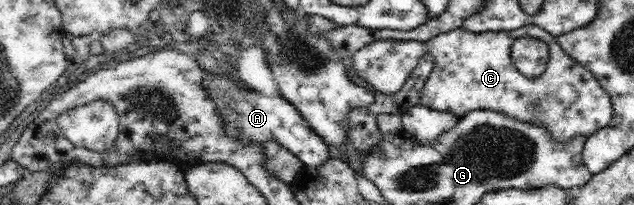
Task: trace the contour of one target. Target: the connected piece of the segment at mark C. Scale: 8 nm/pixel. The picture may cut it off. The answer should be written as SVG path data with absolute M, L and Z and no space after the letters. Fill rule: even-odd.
M526 24L514 31L487 31L474 33L460 27L455 27L427 41L428 49L434 56L435 64L420 91L420 104L438 111L450 111L464 117L469 111L489 109L499 111L518 120L530 123L542 123L552 138L559 142L567 142L577 135L592 135L599 129L606 127L613 118L613 107L610 95L600 86L586 67L580 65L576 59L568 55L557 42L557 37L534 24ZM523 37L538 38L549 47L549 61L544 74L537 79L528 79L517 71L511 60L511 47L515 39Z

